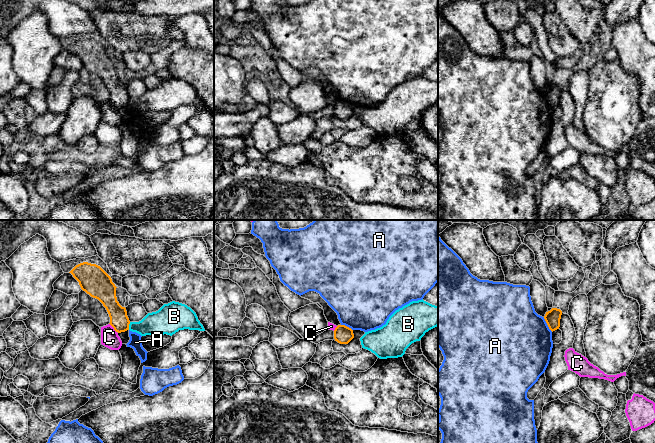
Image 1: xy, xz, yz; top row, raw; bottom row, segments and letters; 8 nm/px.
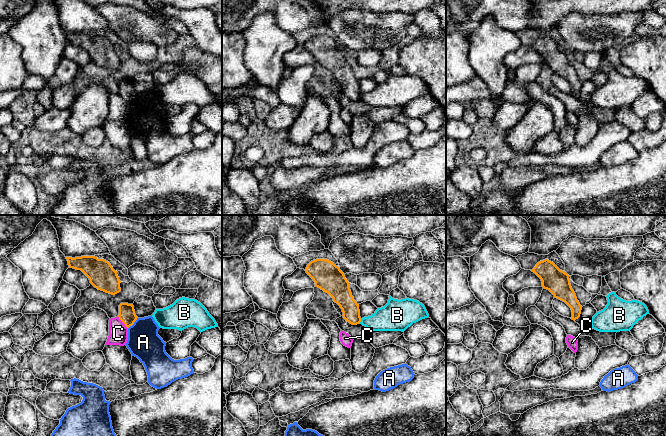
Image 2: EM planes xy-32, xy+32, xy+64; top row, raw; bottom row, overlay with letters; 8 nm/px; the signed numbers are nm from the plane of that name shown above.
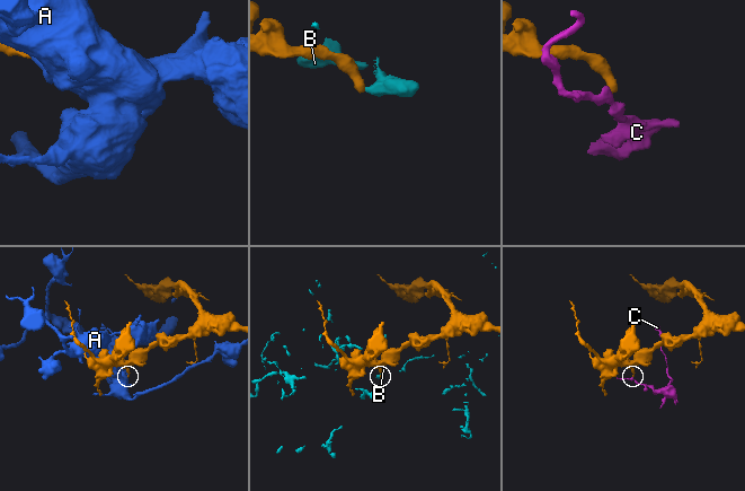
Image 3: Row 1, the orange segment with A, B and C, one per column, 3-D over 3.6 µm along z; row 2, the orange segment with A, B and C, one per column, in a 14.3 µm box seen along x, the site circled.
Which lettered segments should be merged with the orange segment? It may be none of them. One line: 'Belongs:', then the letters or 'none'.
Belongs: none

